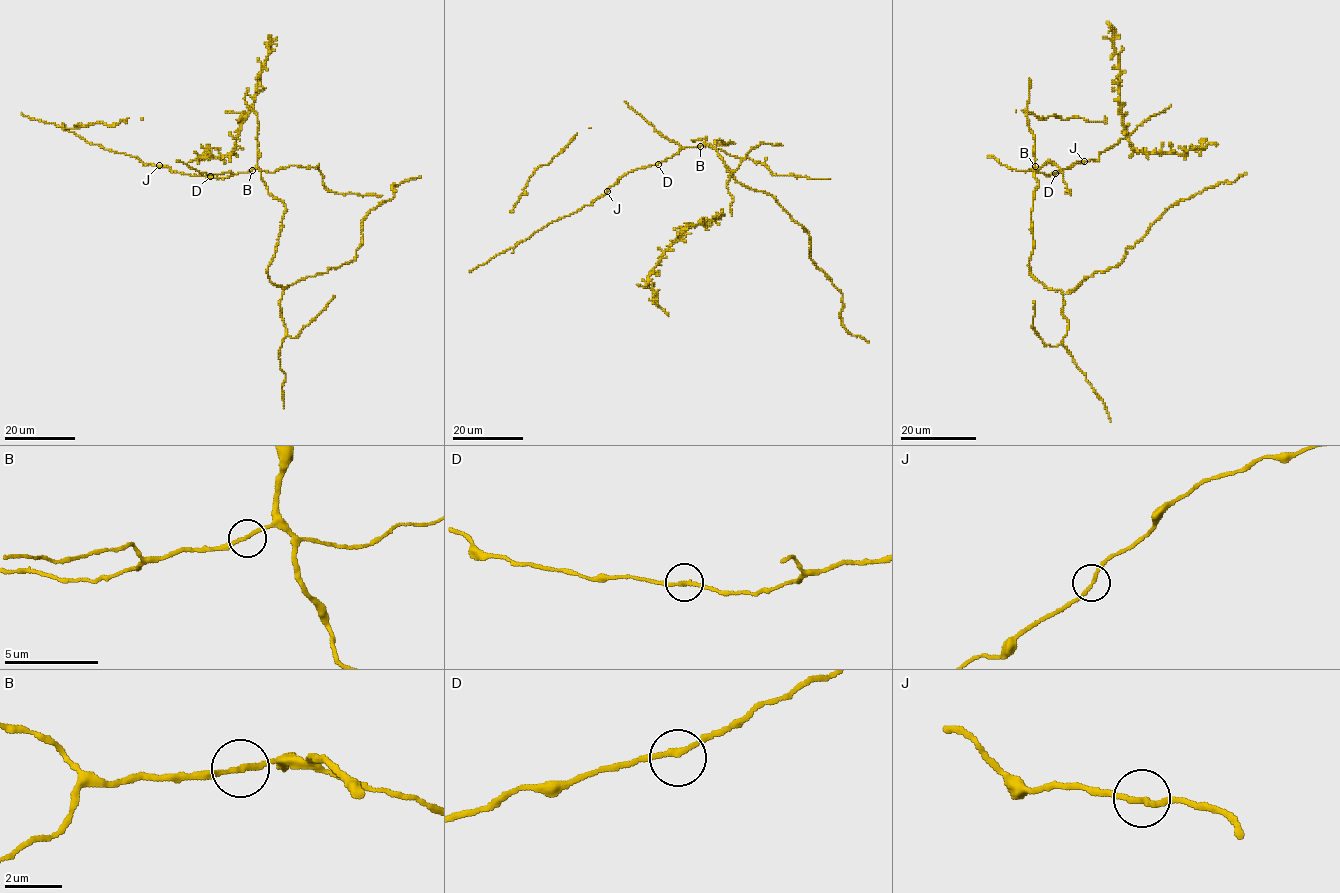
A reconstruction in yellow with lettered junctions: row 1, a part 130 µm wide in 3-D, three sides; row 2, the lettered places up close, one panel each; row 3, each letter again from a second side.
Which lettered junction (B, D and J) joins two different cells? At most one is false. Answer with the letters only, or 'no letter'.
no letter

